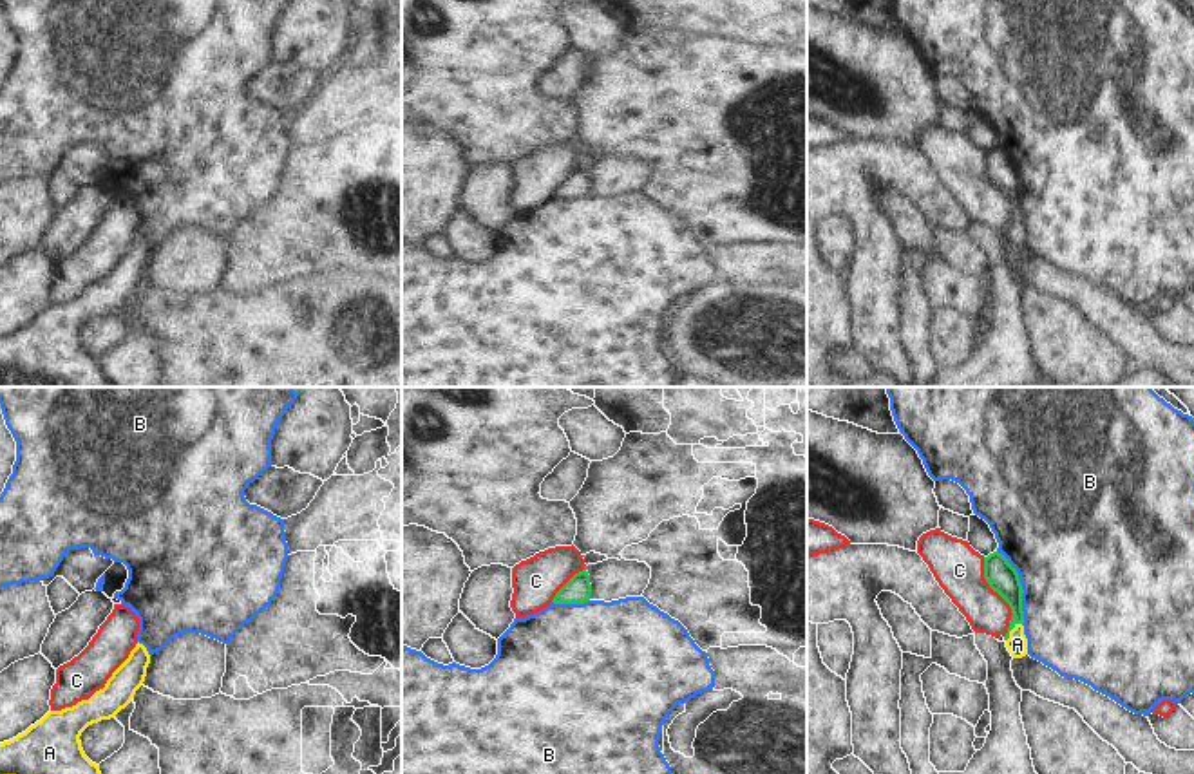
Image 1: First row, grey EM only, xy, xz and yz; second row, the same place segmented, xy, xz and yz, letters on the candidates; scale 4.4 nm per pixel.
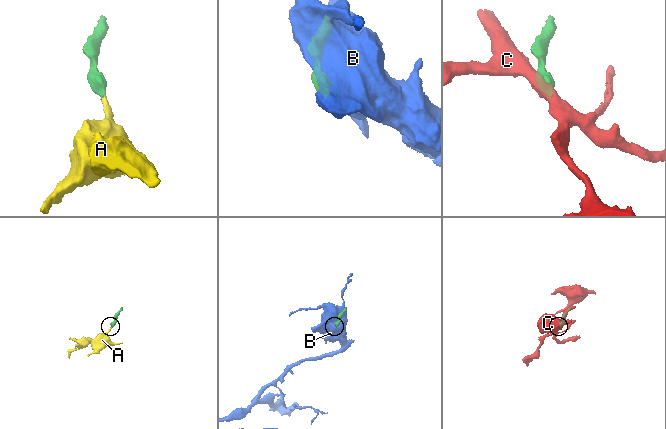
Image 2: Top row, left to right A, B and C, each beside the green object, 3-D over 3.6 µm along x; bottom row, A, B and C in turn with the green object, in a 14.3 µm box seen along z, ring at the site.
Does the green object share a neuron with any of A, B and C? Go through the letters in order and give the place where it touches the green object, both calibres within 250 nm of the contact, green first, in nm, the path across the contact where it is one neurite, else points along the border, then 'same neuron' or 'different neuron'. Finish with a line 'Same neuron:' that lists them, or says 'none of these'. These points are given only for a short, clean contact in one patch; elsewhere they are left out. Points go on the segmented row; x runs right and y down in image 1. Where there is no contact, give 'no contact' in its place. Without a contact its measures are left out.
A: yz (1010, 630) | 140/100 nm | across yz (1001, 575), (1015, 601), (1010, 630), (1017, 644) | same neuron
B: yz (1021, 588) | 140/480 nm | different neuron
C: yz (1001, 595) | 140/220 nm | along yz (983, 557), (985, 581), (1008, 604), (1012, 613), (1004, 637) | different neuron
Same neuron: A

